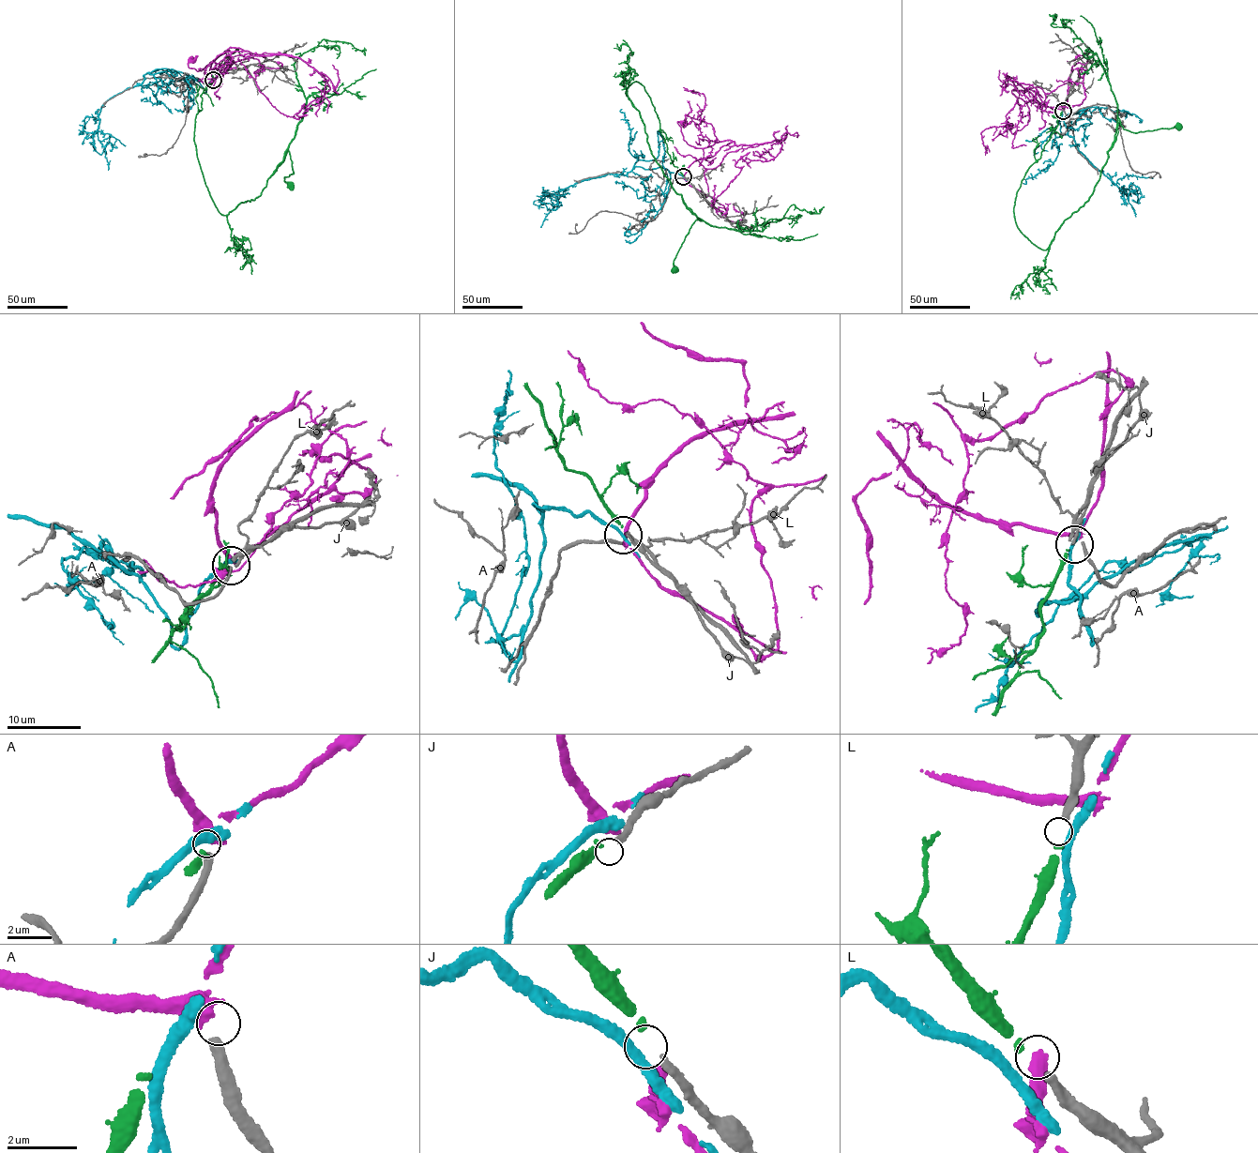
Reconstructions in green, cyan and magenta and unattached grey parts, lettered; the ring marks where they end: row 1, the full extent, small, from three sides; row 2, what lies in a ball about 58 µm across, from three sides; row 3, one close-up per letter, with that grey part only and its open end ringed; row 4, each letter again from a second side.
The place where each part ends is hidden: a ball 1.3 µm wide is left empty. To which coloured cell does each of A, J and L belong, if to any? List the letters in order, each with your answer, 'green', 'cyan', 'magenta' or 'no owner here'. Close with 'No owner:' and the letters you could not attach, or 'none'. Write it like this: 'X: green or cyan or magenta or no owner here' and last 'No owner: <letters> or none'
A: magenta
J: no owner here
L: green
No owner: J

